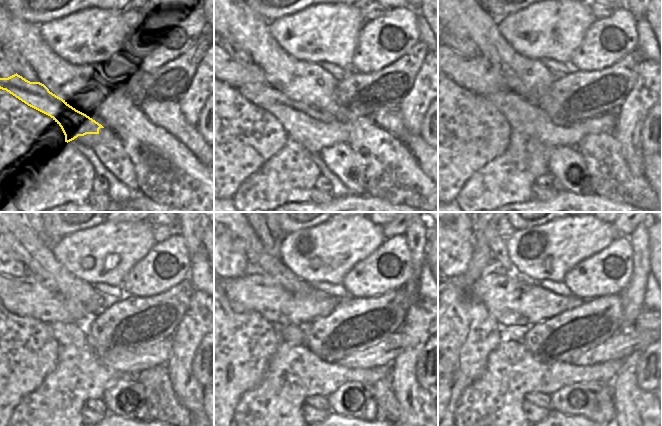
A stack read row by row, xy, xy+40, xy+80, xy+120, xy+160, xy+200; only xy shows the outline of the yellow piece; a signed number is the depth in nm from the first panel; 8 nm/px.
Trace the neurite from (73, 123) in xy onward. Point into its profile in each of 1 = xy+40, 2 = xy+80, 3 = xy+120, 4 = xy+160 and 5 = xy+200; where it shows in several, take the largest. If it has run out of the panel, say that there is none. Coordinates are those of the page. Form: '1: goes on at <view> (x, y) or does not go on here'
1: goes on at xy+40 (297, 123)
2: goes on at xy+80 (523, 115)
3: goes on at xy+120 (156, 353)
4: goes on at xy+160 (382, 353)
5: goes on at xy+200 (619, 346)

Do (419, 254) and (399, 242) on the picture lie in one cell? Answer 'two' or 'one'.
two

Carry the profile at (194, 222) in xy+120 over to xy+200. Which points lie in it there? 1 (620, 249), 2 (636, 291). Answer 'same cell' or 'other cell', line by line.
1: other cell
2: same cell

